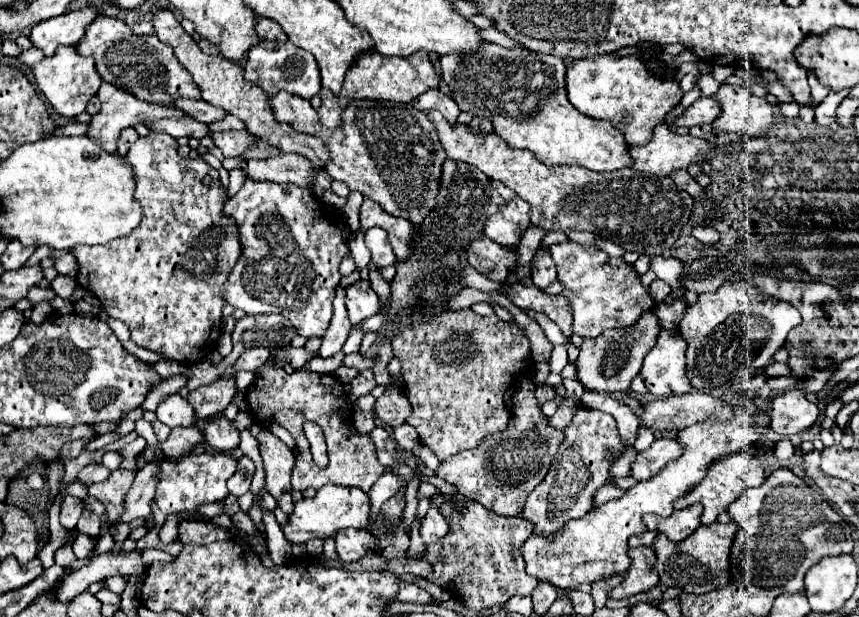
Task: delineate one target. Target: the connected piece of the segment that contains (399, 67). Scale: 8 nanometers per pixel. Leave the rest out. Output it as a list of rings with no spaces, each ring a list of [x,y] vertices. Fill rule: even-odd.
[[[370,53],[368,57],[360,57],[352,69],[348,69],[348,77],[344,81],[344,89],[340,97],[328,93],[326,89],[320,91],[322,105],[318,109],[320,123],[324,127],[340,127],[342,111],[348,101],[352,99],[372,99],[372,101],[396,101],[396,103],[412,103],[416,101],[424,91],[438,89],[440,77],[434,71],[434,65],[428,59],[428,53],[414,53],[412,57],[386,57],[380,53]]]

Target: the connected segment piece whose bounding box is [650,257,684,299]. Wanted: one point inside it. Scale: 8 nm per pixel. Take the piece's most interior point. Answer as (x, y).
(670, 270)

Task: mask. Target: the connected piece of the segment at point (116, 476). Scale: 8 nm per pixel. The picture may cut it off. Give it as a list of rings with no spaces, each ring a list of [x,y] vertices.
[[[116,469],[104,483],[94,483],[88,487],[90,497],[96,497],[104,503],[110,523],[114,523],[116,517],[124,513],[124,493],[128,493],[132,481],[134,481],[134,471]]]

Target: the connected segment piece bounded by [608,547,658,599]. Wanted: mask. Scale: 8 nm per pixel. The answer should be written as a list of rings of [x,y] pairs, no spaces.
[[[634,547],[634,549],[628,549],[628,555],[632,559],[632,565],[626,573],[626,579],[618,587],[608,591],[610,599],[632,597],[632,595],[644,593],[658,585],[658,573],[654,569],[654,563],[656,563],[654,549],[652,547]]]

